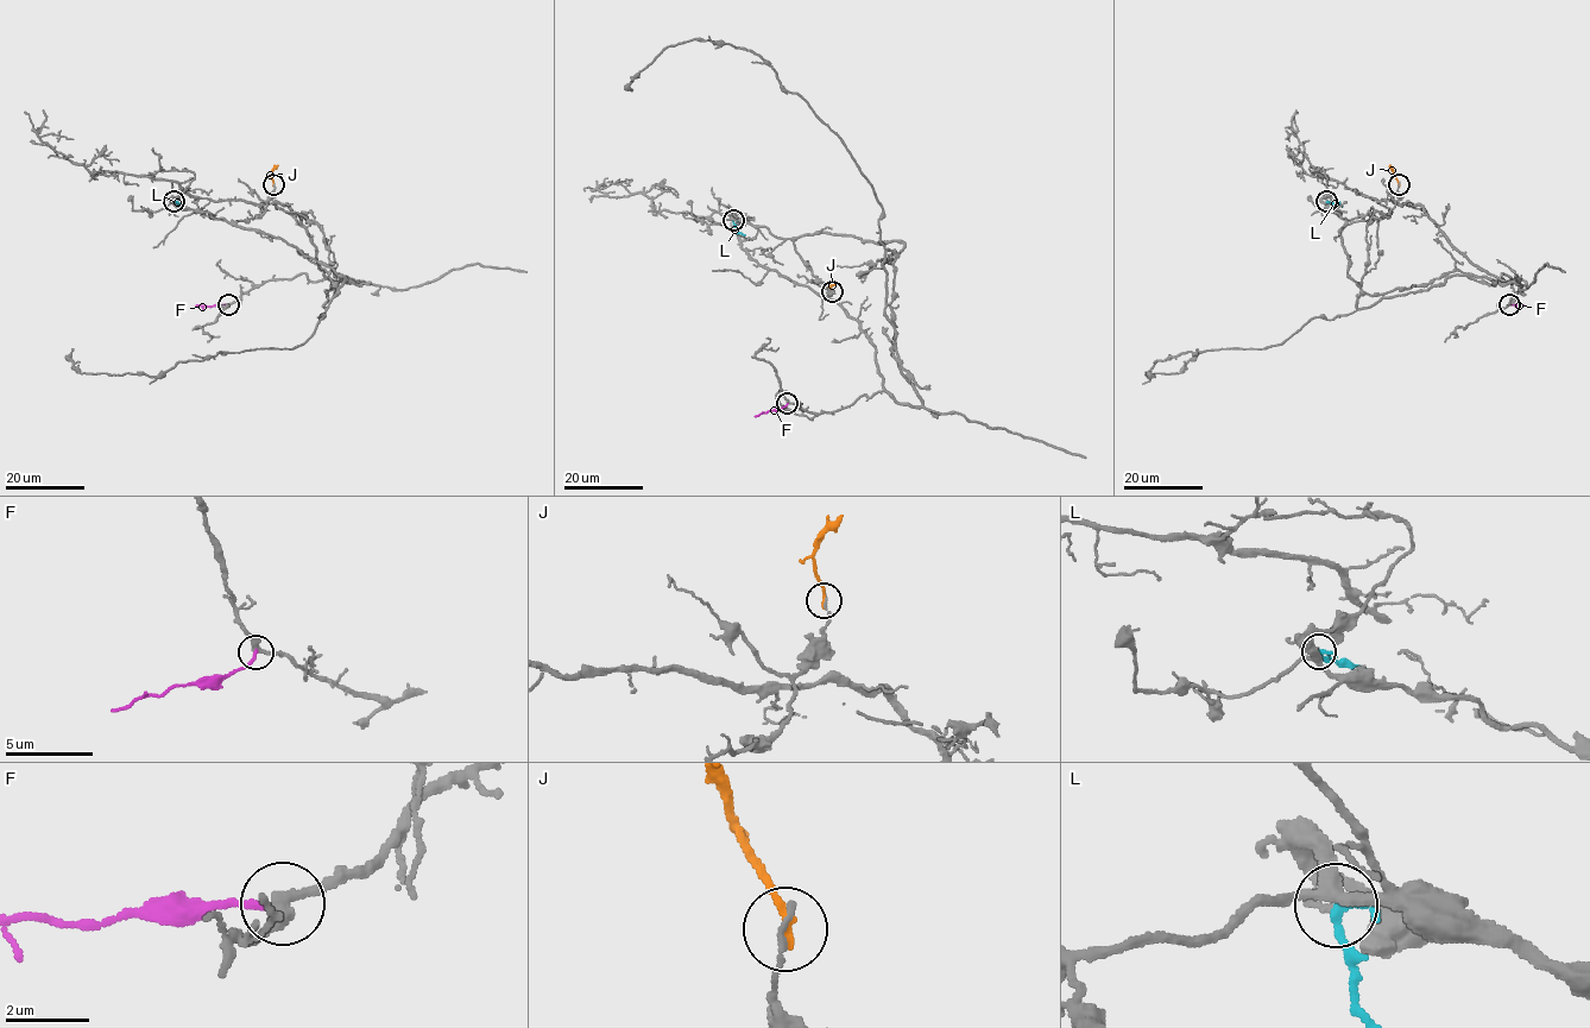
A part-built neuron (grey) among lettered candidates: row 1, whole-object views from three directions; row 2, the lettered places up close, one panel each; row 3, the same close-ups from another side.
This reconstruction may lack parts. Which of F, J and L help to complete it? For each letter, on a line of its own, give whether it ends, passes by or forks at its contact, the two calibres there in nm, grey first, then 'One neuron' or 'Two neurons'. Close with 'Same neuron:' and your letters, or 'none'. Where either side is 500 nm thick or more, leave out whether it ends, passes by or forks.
F: It ends there. Thickness 320 nm (grey) against 170 nm. Two neurons
J: It ends there. Thickness 170 nm (grey) against 180 nm. Two neurons
L: It ends there. Thickness 150 nm (grey) against 240 nm. Two neurons
Same neuron: none

